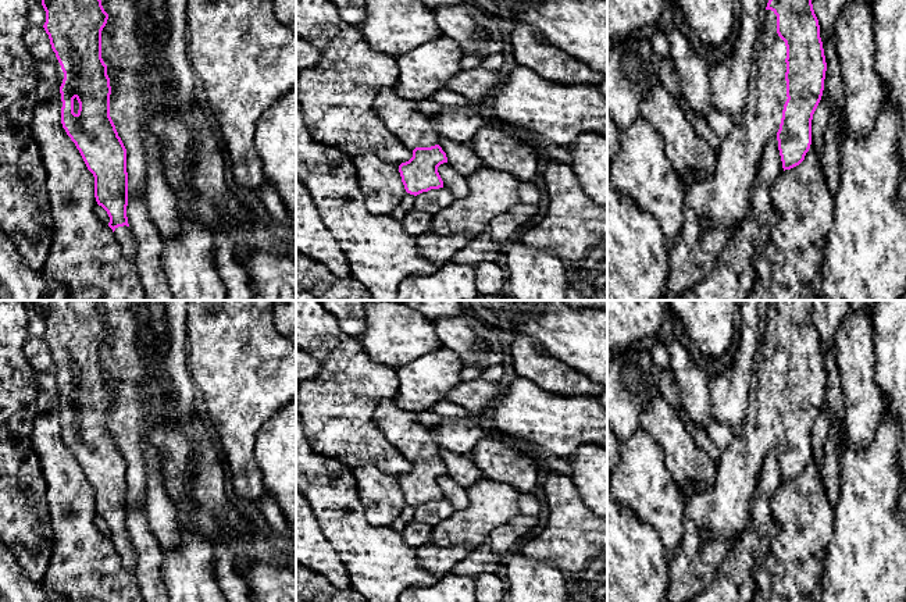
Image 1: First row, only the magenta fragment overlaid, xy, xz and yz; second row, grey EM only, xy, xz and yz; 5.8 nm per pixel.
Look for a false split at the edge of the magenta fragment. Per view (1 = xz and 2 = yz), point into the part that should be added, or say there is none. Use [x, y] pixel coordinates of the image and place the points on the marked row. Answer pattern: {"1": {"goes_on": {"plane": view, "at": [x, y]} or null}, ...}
{"1": {"goes_on": {"plane": "xz", "at": [413, 128]}}, "2": {"goes_on": {"plane": "yz", "at": [714, 207]}}}

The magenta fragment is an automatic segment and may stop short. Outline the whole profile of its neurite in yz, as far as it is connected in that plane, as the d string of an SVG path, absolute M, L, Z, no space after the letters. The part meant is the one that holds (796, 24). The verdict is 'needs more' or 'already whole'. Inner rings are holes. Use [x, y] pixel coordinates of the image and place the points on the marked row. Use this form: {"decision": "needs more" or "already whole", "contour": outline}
{"decision": "needs more", "contour": "M768 0L753 47L743 115L721 140L711 175L686 190L684 227L668 253L667 299L686 293L711 271L718 253L750 209L752 189L767 142L777 138L784 171L805 160L812 145L812 120L823 96L825 71L820 25L812 0Z"}

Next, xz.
{"decision": "needs more", "contour": "M393 88L381 90L372 107L386 129L413 152L413 157L399 165L406 192L417 196L443 188L438 167L447 163L447 157L429 118L417 110L414 101L400 97Z"}

